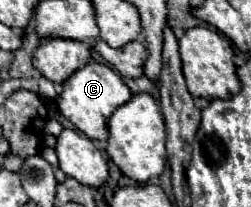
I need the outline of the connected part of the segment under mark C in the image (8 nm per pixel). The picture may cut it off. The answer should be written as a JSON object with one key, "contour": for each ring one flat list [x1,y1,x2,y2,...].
{"contour":[[90,62,84,68,76,70,64,84,60,94,60,112,88,138,92,140,108,140,108,118,110,114,126,104,132,98,130,88,124,84,122,76,116,74,110,66,100,62]]}

